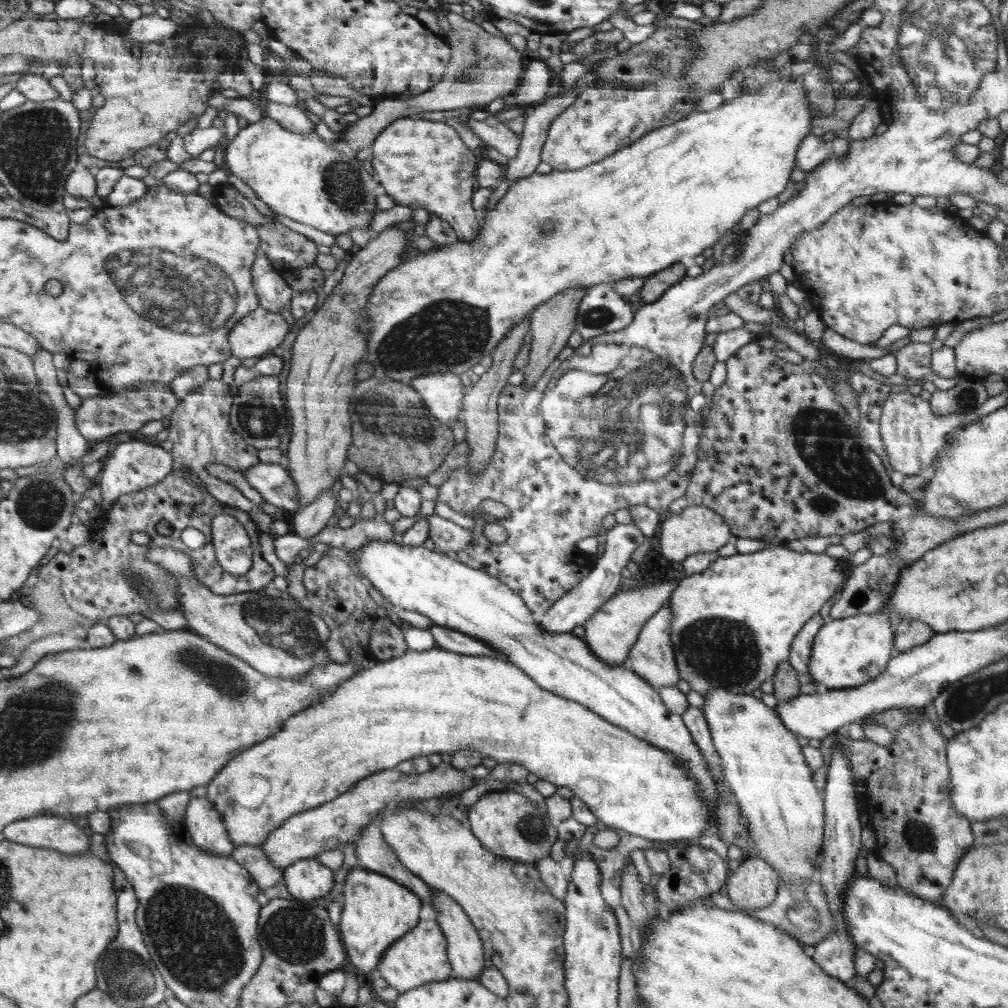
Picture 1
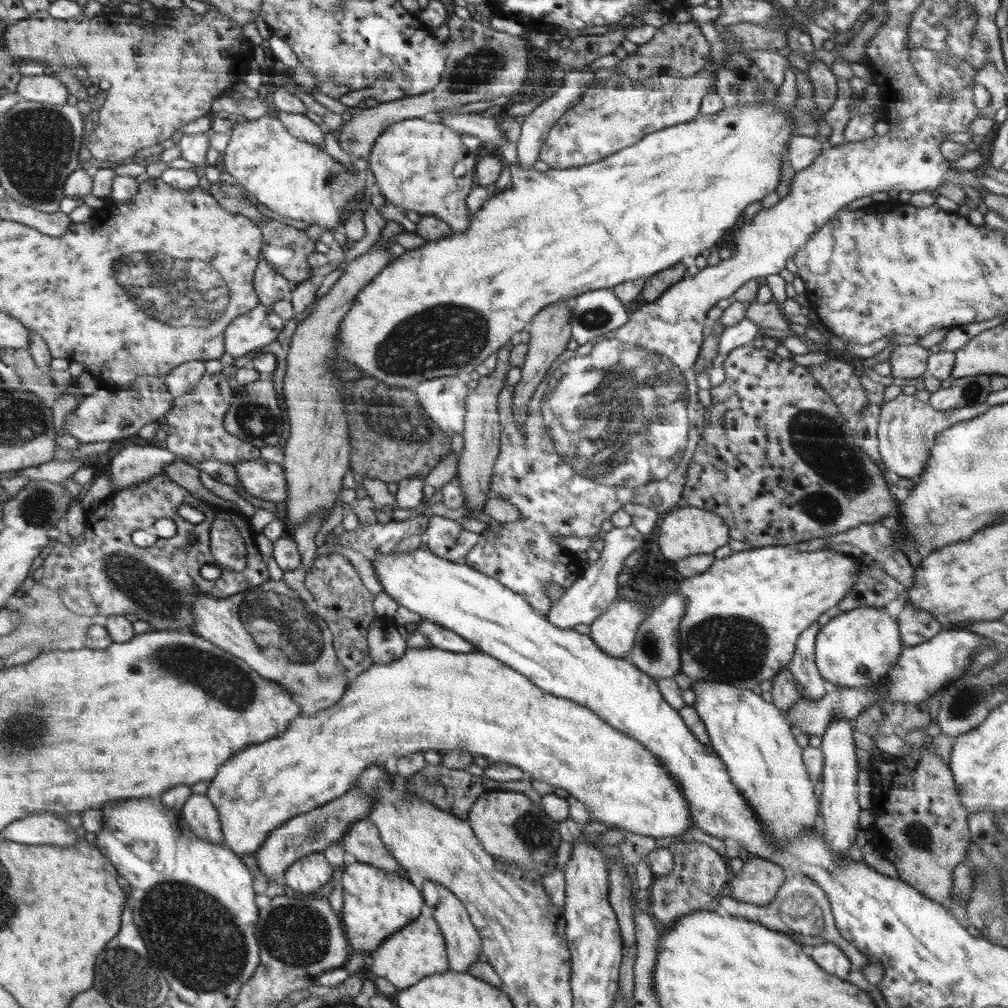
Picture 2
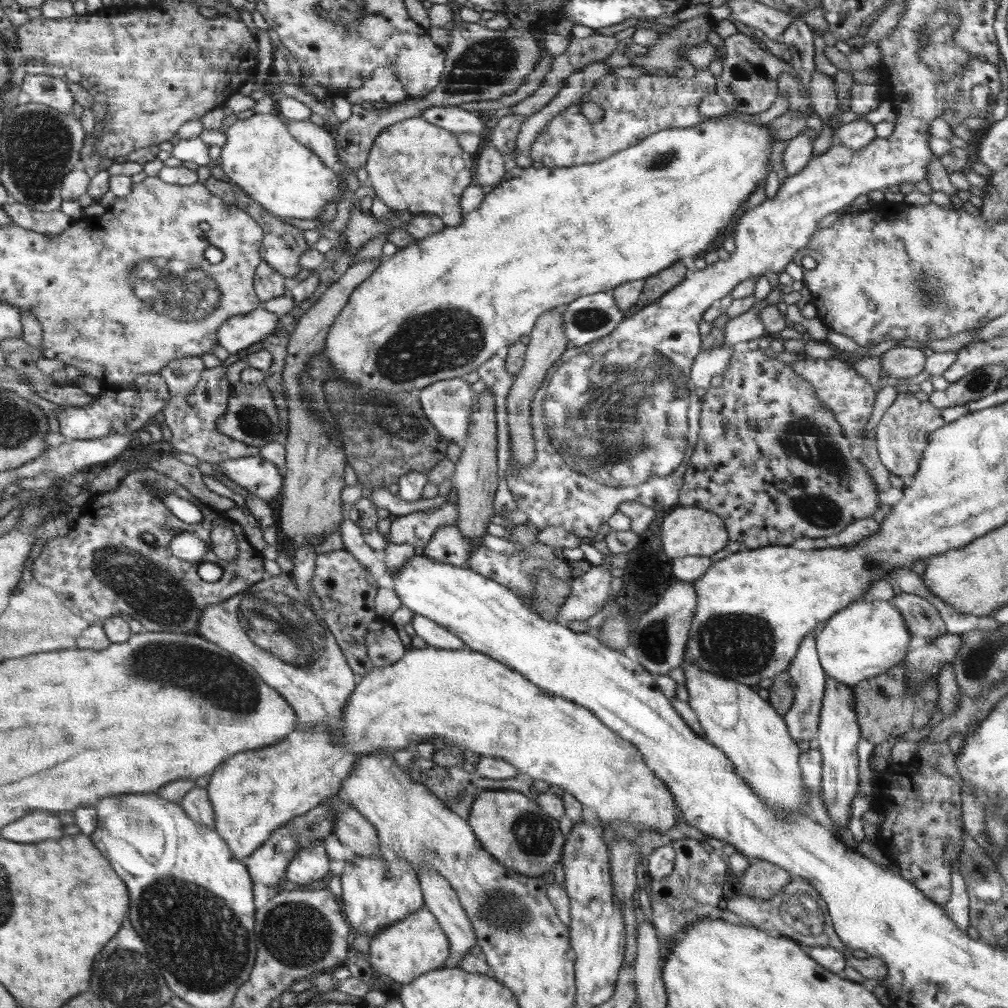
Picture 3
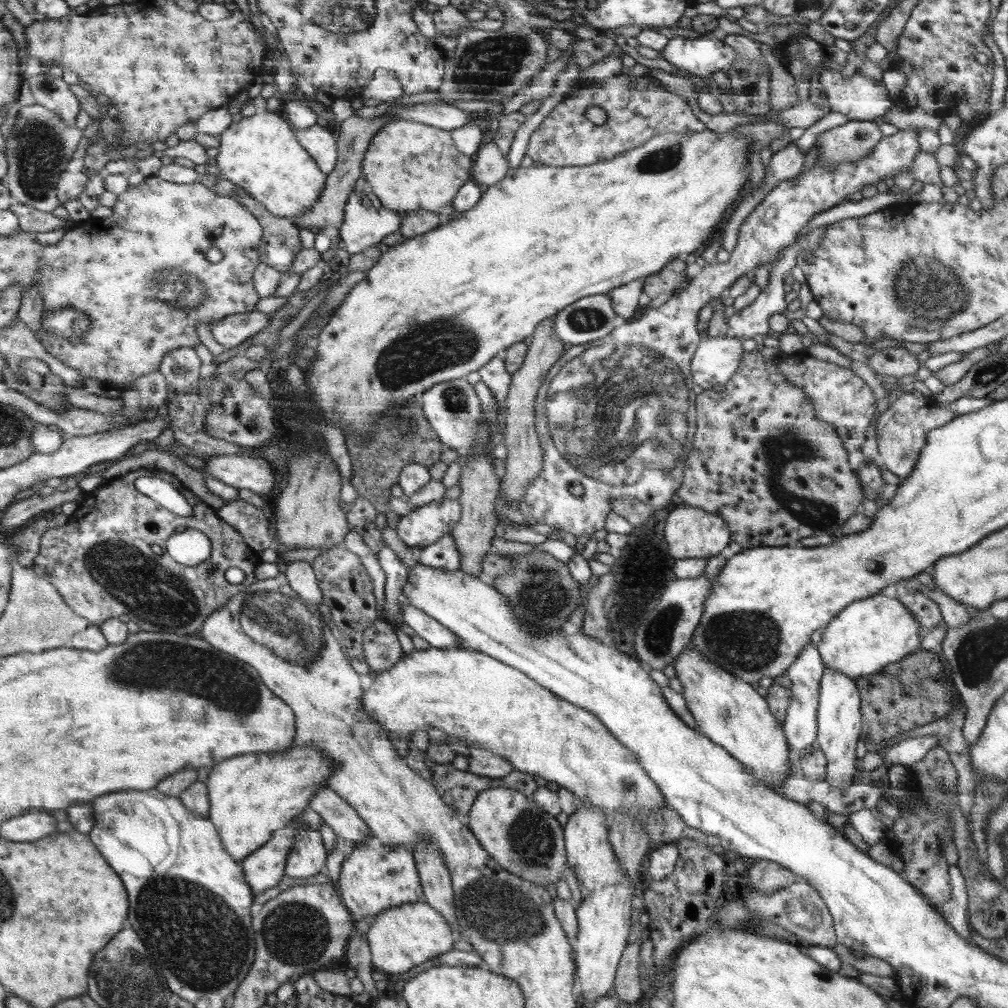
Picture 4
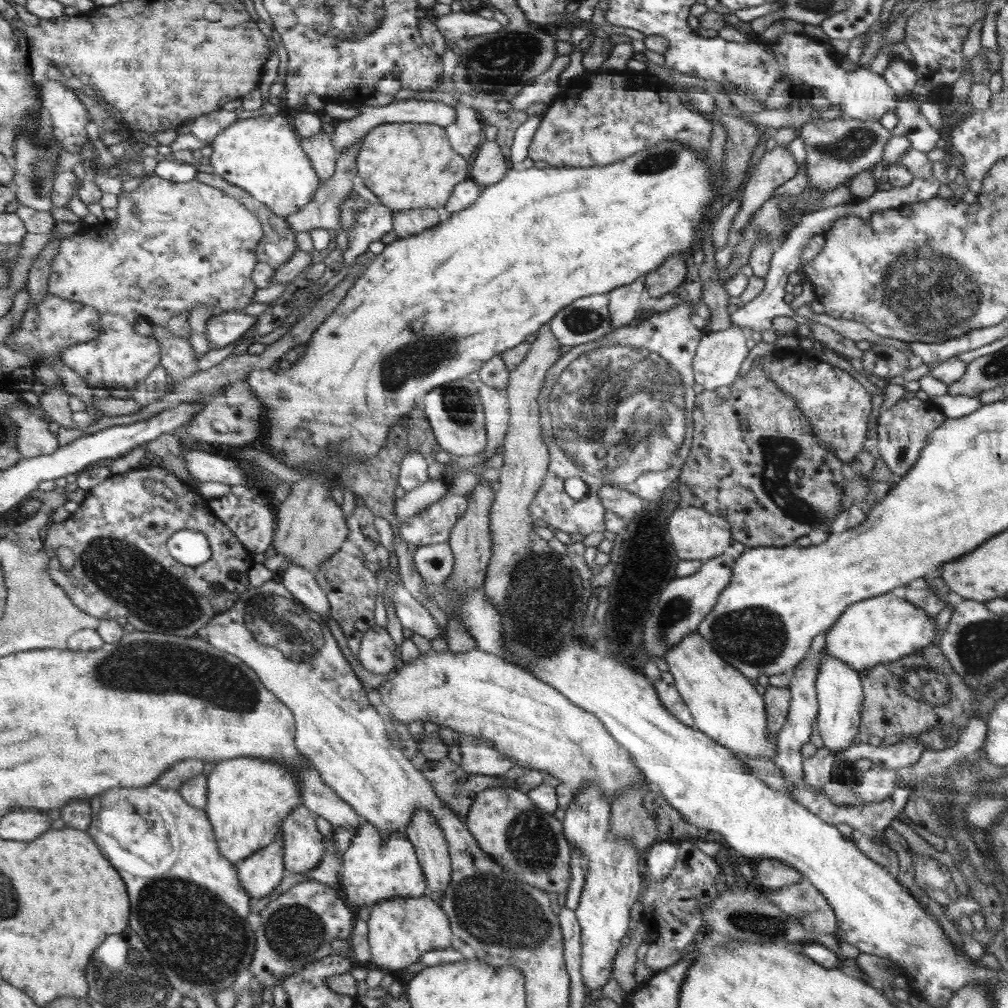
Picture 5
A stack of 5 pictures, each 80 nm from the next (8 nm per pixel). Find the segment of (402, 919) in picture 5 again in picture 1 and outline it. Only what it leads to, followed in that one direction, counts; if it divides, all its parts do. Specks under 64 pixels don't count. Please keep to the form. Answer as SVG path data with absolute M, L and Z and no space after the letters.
M435 920L420 921L420 926L408 934L408 938L400 939L400 946L394 946L384 958L384 966L376 970L375 975L384 980L398 993L407 993L408 990L418 989L428 982L444 982L454 976L447 958L447 939L442 927Z

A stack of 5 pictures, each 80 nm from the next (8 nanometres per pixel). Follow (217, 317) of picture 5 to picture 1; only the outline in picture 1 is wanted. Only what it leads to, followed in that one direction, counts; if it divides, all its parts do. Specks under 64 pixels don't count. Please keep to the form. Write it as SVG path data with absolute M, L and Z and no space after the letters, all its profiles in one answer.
M259 307L236 326L236 334L232 334L232 350L236 350L236 358L240 359L266 356L284 340L290 327L280 313Z

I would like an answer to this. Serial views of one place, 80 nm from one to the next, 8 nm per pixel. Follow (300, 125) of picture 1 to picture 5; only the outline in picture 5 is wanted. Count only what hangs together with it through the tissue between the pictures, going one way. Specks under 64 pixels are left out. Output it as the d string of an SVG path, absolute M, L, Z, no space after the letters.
M320 131L314 137L304 138L303 148L309 155L318 176L324 182L332 178L338 167L338 156L331 136Z

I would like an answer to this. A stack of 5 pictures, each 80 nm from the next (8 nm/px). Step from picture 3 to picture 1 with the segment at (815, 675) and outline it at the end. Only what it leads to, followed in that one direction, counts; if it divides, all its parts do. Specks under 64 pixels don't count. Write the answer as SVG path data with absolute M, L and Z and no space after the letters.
M816 614L806 625L803 626L802 632L795 637L794 644L791 646L789 663L802 683L812 684L813 678L809 673L809 660L811 657L812 647L815 642L816 633L825 625L820 614Z

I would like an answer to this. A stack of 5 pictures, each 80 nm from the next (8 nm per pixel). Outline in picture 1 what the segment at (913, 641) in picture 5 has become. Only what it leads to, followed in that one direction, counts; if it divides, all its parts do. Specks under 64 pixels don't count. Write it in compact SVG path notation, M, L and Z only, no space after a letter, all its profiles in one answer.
M860 614L832 620L815 636L809 660L813 682L822 689L856 687L878 678L895 655L895 632L884 614Z

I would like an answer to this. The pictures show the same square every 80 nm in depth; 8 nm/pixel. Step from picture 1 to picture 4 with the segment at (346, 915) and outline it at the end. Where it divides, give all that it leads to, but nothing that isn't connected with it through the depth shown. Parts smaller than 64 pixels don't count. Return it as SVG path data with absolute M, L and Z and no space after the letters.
M371 832L367 839L345 858L341 865L338 888L347 909L359 921L361 918L373 918L383 910L406 903L418 902L422 898L422 882L418 880L414 852L406 845L392 845L384 848L384 844Z

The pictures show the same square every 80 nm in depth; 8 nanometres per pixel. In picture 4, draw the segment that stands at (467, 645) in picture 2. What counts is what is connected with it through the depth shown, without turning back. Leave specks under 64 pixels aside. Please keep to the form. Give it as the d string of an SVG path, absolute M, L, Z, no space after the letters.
M403 601L402 603L402 621L407 624L420 638L430 643L432 647L444 649L452 647L457 641L458 636L454 631L440 625L440 622L426 615L426 612L418 610L410 603Z

